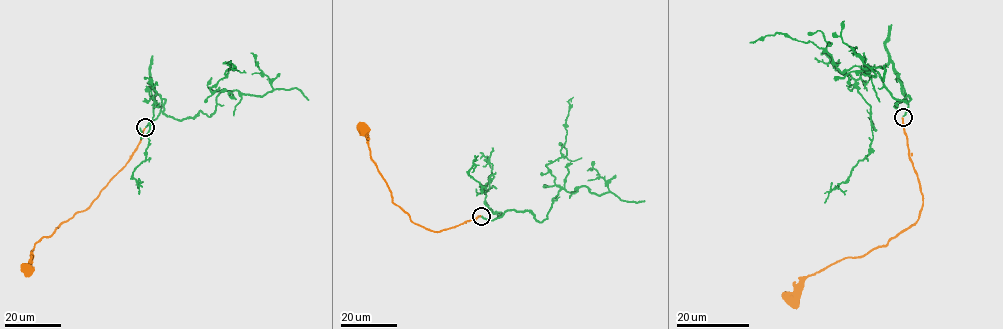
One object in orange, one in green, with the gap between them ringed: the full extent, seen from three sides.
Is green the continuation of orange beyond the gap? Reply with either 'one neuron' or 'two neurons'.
one neuron

